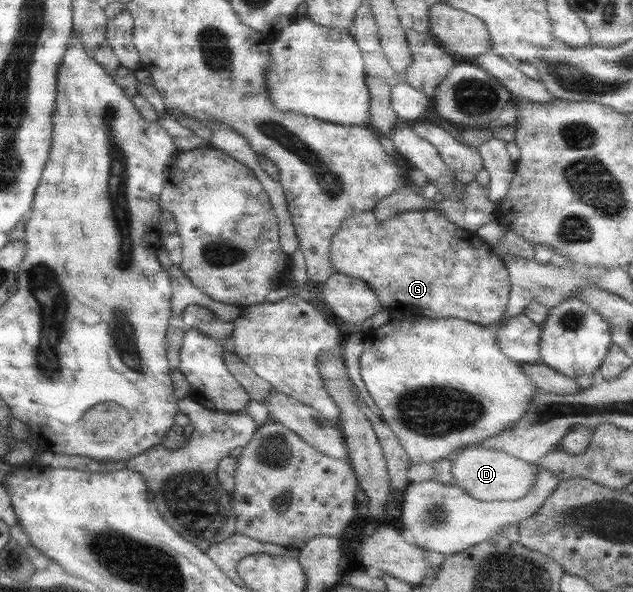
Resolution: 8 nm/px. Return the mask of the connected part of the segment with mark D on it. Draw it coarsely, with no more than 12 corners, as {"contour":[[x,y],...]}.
{"contour":[[479,445],[449,456],[456,486],[482,501],[523,498],[537,465]]}

